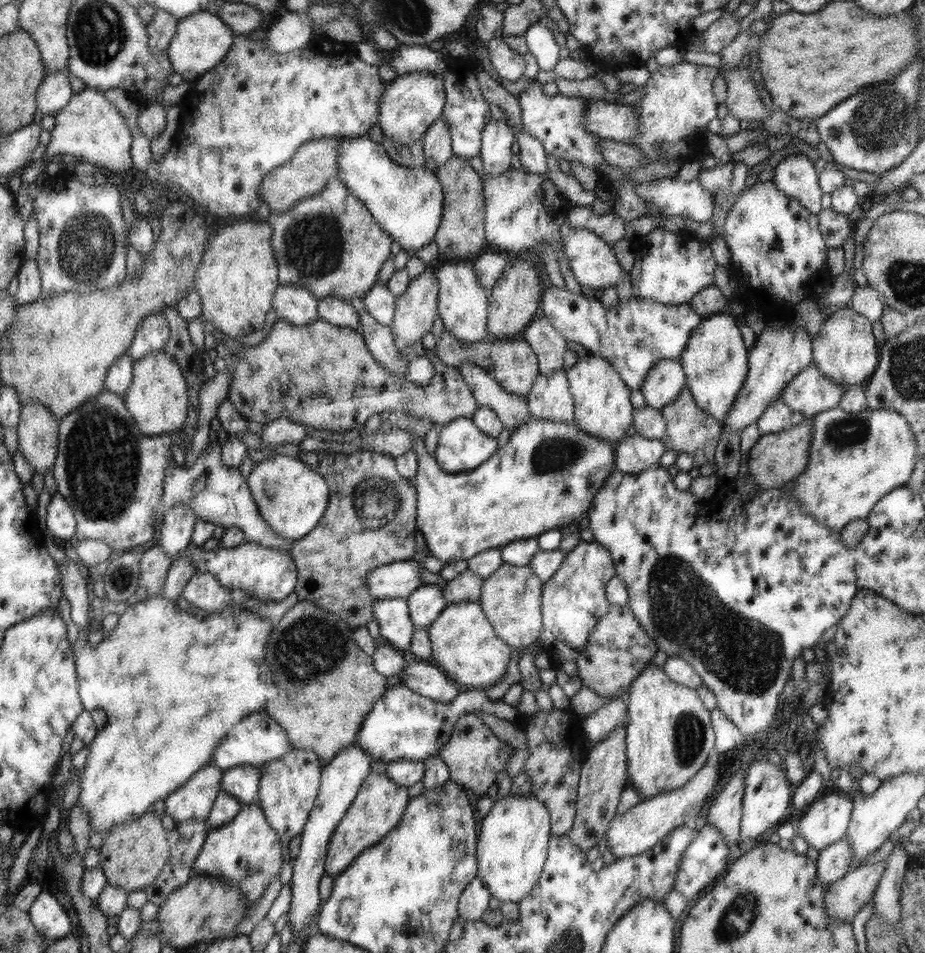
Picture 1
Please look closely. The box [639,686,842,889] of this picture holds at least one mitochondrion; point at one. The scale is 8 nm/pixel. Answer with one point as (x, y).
(689, 734)

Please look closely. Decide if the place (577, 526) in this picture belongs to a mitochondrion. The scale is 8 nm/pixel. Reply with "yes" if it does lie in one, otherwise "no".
no

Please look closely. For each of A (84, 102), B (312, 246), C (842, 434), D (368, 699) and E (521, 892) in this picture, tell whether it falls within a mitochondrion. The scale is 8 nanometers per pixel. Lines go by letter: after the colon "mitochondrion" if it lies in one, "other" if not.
A: other
B: mitochondrion
C: mitochondrion
D: other
E: other

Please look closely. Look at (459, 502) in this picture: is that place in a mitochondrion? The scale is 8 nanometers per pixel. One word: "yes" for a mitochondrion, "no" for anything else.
no

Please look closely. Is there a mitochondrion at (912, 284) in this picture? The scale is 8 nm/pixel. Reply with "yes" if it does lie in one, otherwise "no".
yes

